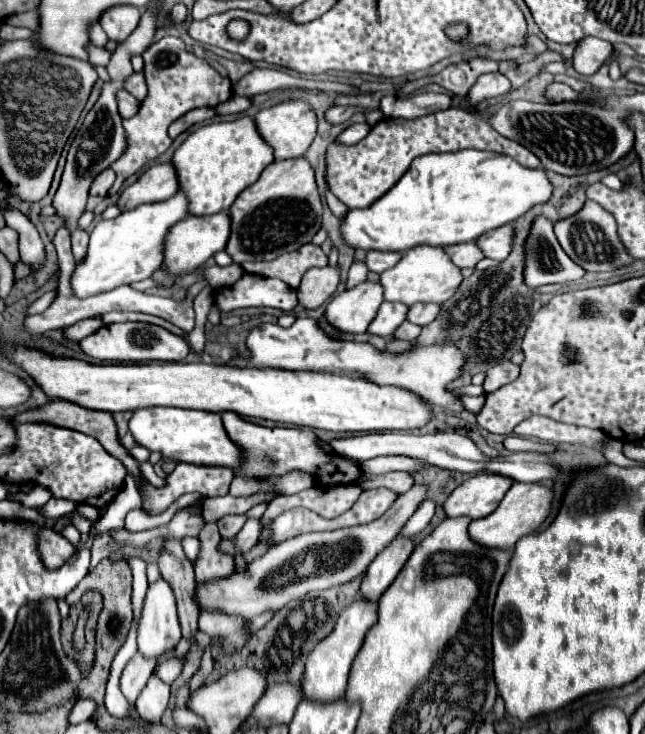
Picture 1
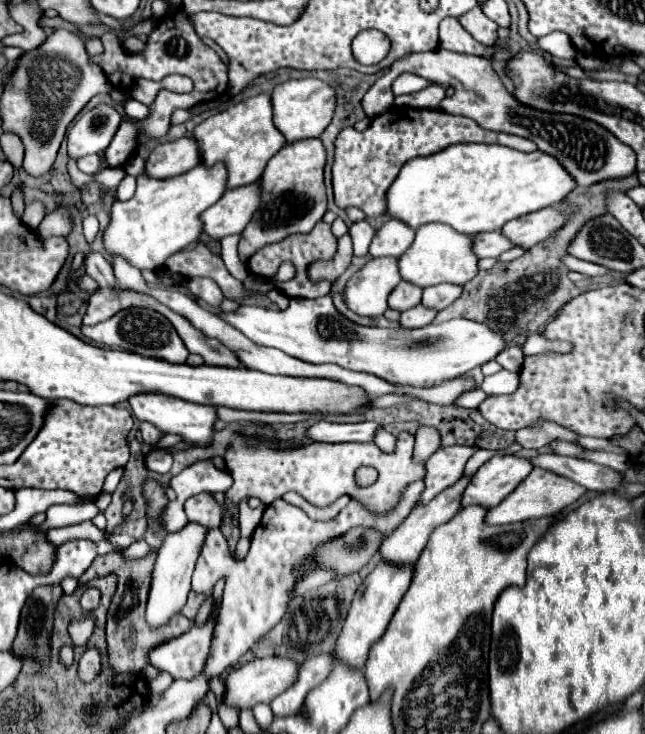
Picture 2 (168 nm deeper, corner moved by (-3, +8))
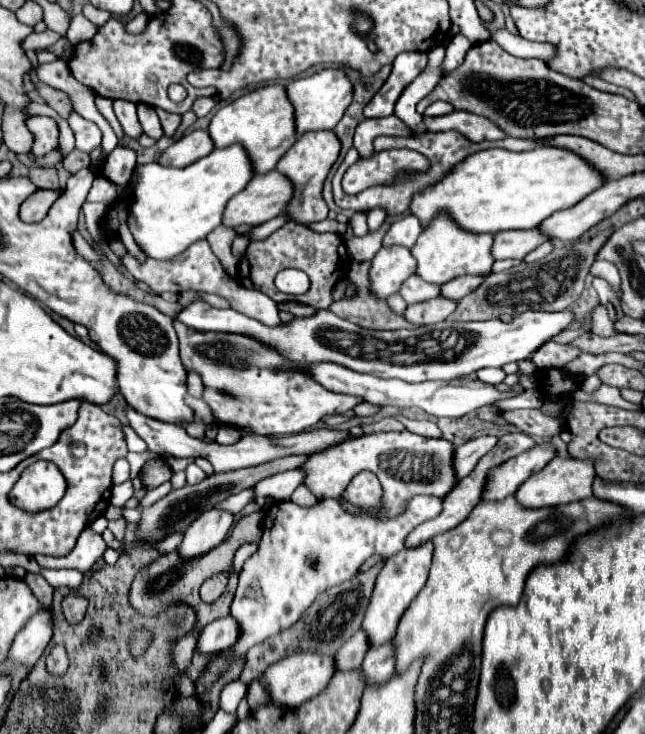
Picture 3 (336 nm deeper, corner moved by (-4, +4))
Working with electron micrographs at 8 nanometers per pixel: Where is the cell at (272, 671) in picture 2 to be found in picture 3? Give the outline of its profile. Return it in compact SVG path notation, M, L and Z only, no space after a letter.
M298 652L298 654L292 654L292 656L272 664L270 668L266 668L264 676L268 680L274 700L278 700L280 704L284 704L288 708L298 708L300 704L312 700L314 696L322 694L328 688L328 684L332 680L332 664L334 664L332 656L322 656L322 654L314 654L314 652Z

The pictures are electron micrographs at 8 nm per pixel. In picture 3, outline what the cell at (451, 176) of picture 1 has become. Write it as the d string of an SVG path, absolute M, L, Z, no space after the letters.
M536 146L534 150L526 150L526 152L510 152L510 150L502 150L502 148L490 148L490 150L482 150L482 152L468 156L462 164L458 164L450 172L450 176L444 176L444 180L440 180L436 186L424 190L422 194L416 194L412 198L410 210L412 210L412 214L420 216L420 222L424 226L428 226L428 222L438 212L448 212L464 230L496 234L496 232L508 230L508 228L498 230L498 226L512 226L516 230L536 228L554 212L576 206L584 196L588 196L596 188L604 186L604 182L606 182L606 178L602 172L598 172L582 156L578 156L566 148Z

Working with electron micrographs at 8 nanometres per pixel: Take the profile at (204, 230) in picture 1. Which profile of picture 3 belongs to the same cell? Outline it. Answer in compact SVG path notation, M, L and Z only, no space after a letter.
M270 170L266 174L256 174L248 182L248 186L228 202L228 208L224 212L222 222L230 228L236 228L240 224L252 224L252 226L264 224L264 222L280 216L286 210L286 206L290 204L292 196L294 196L294 184L278 170Z

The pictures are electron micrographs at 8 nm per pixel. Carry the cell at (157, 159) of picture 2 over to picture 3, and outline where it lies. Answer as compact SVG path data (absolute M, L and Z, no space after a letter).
M192 130L184 134L180 140L176 140L168 150L162 152L160 164L162 166L176 166L184 168L204 156L208 156L214 150L214 142L208 134L208 130Z

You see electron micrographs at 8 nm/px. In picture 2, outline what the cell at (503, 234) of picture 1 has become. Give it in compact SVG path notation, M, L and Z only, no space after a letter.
M551 206L543 208L531 214L525 214L521 218L509 220L503 226L503 234L519 248L531 248L545 240L549 234L557 232L567 222L569 206Z

